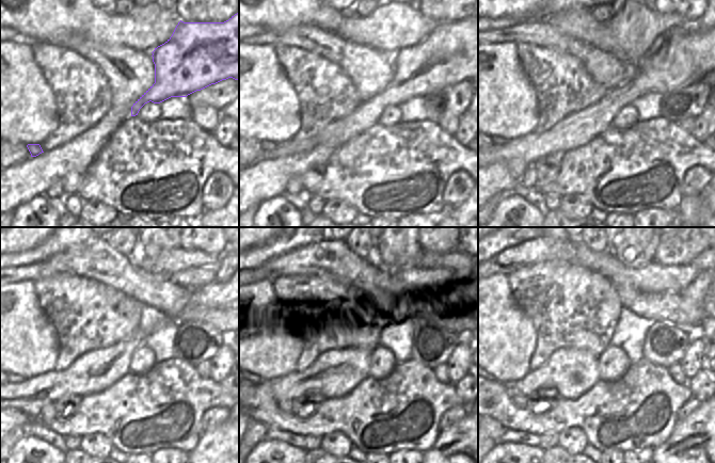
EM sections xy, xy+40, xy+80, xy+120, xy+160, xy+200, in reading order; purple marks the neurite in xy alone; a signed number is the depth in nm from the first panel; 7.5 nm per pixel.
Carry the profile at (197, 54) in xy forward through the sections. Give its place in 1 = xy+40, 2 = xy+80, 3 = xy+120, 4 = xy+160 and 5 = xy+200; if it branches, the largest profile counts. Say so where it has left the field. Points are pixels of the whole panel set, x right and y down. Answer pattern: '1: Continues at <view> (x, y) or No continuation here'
1: Continues at xy+40 (451, 52)
2: Continues at xy+80 (695, 54)
3: Continues at xy+120 (94, 371)
4: Continues at xy+160 (333, 372)
5: Continues at xy+200 (570, 371).

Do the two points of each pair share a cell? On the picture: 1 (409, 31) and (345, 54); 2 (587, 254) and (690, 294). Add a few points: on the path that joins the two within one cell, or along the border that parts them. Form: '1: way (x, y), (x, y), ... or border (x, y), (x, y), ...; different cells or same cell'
1: border (344, 40), (368, 45), (390, 54); different cells
2: border (699, 272), (681, 292); different cells

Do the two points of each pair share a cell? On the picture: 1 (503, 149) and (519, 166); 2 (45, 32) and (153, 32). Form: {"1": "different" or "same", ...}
{"1": "same", "2": "same"}

